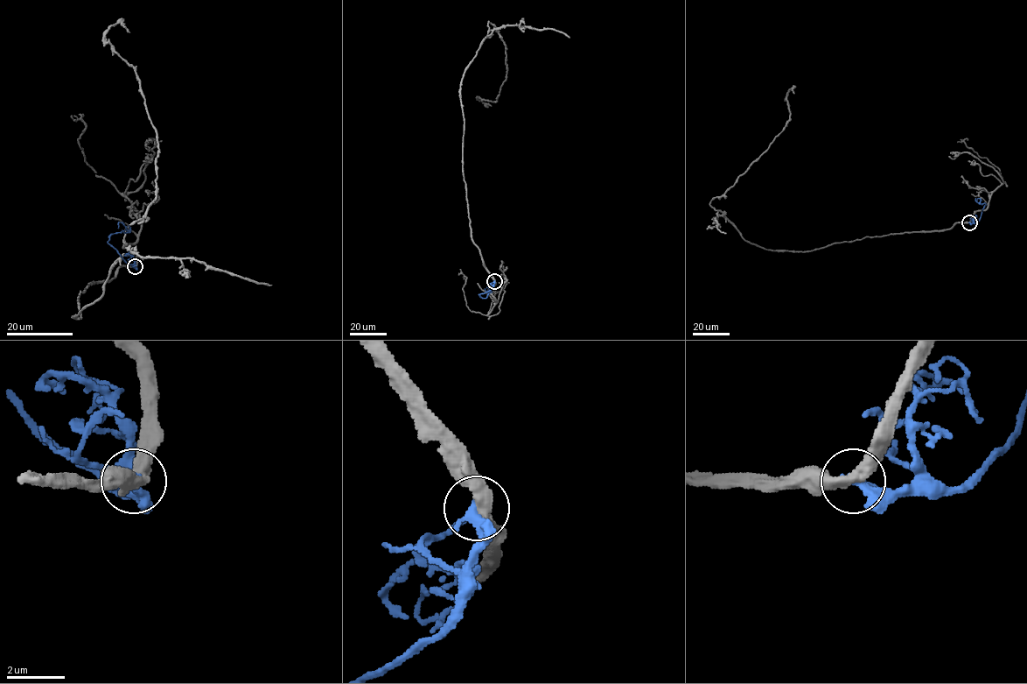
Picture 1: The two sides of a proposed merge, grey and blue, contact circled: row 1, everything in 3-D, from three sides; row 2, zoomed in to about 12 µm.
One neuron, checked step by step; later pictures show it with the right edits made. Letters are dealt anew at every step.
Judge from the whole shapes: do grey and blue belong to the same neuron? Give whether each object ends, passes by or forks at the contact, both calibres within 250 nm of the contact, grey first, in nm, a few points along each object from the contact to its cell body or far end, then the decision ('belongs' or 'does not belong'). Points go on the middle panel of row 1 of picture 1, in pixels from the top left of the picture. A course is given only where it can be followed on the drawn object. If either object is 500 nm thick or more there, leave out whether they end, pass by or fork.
grey passes by | blue ends | 440/380 nm | grey via (494, 281), (471, 238), (460, 98), (488, 21), (506, 70), (496, 101), (478, 98), (491, 106) | blue via (494, 281), (489, 291), (478, 294), (485, 298), (490, 292), (485, 289) | does not belong

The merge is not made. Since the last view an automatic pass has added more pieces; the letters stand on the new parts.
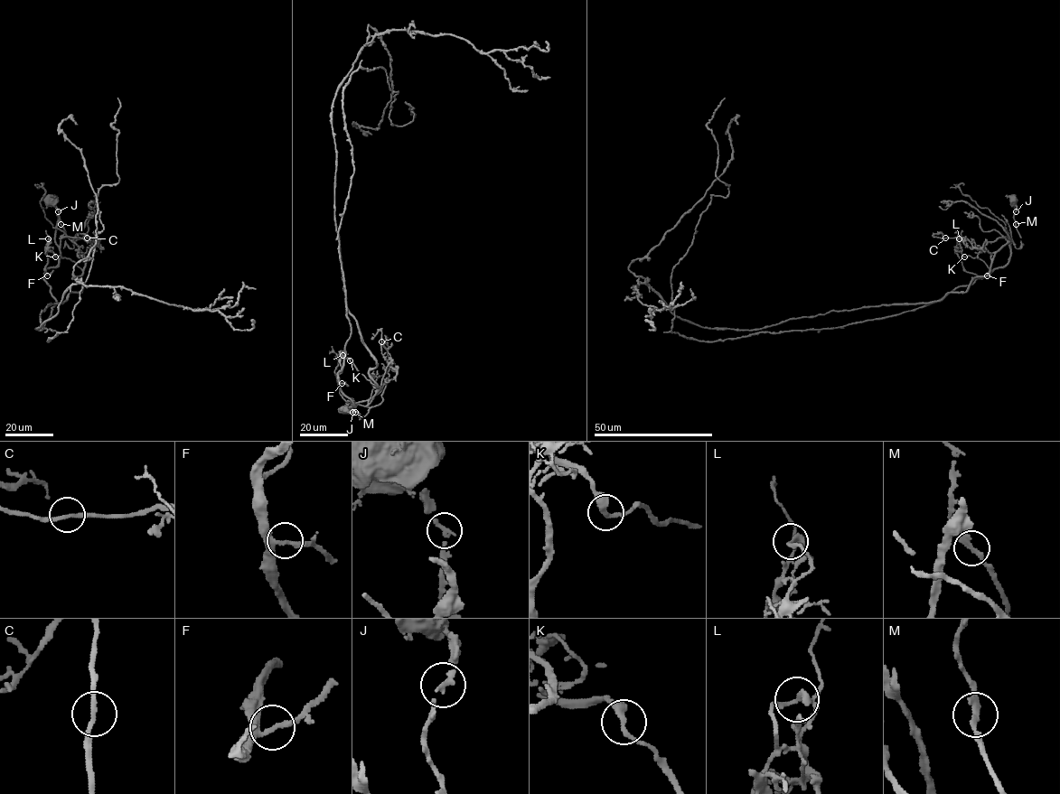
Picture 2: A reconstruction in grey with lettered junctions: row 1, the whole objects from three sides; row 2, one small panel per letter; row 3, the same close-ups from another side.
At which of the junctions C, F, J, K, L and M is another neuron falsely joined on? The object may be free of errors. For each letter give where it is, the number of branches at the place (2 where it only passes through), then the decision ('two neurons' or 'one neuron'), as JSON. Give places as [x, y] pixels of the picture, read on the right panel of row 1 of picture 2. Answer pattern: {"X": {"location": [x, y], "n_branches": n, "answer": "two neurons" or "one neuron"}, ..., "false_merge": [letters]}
{"C": {"location": [945, 238], "n_branches": 2, "answer": "one neuron"}, "F": {"location": [987, 275], "n_branches": 3, "answer": "one neuron"}, "J": {"location": [1016, 211], "n_branches": 2, "answer": "one neuron"}, "K": {"location": [964, 256], "n_branches": 2, "answer": "one neuron"}, "L": {"location": [959, 238], "n_branches": 3, "answer": "two neurons"}, "M": {"location": [1016, 224], "n_branches": 2, "answer": "one neuron"}, "false_merge": ["L"]}

